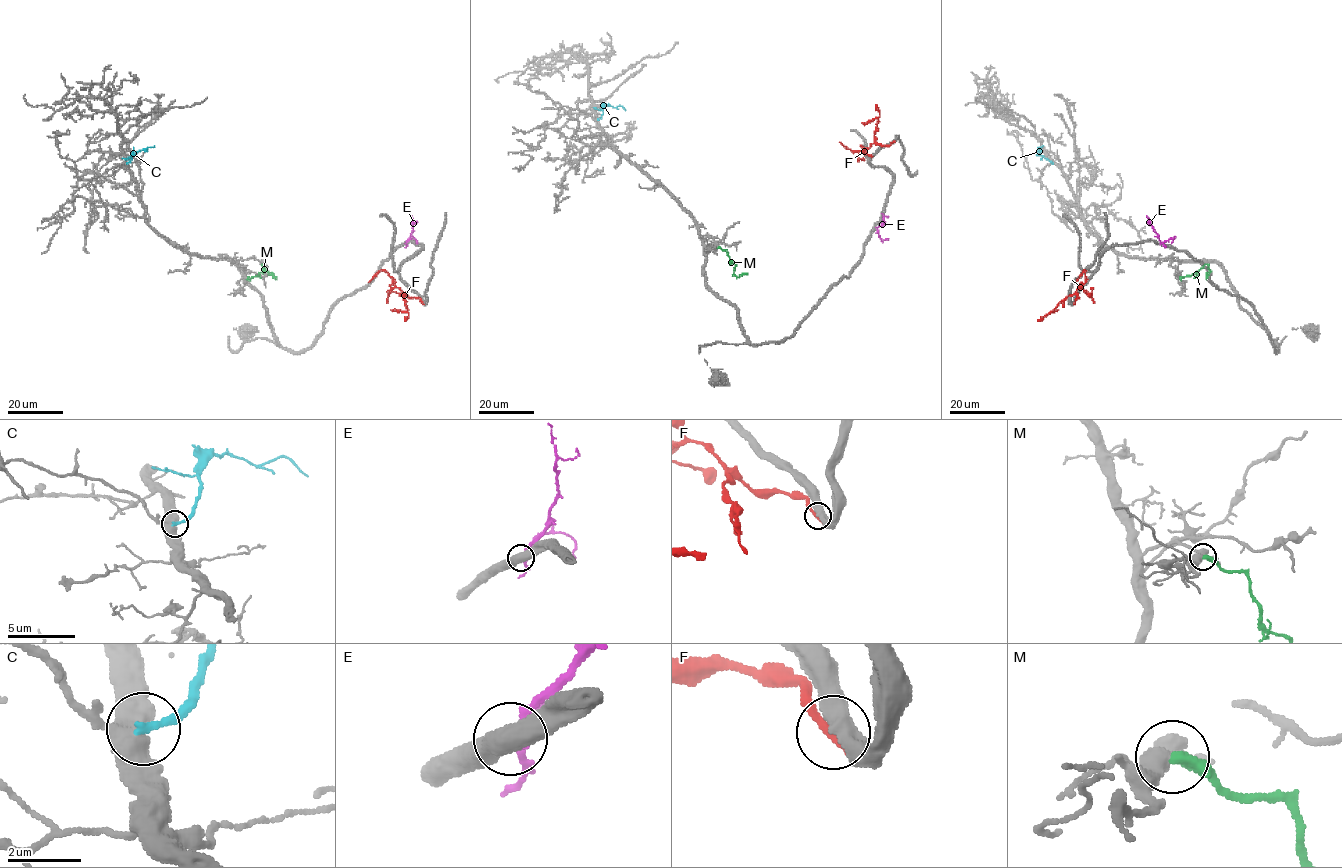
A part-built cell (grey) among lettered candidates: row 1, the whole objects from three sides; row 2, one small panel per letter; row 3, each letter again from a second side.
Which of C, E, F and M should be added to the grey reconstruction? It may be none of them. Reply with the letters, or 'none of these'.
none of these

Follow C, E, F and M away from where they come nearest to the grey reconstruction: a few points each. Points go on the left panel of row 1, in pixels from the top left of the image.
C: (127, 163), (137, 151), (154, 146)
E: (405, 243), (412, 231), (410, 215)
F: (422, 302), (396, 286), (385, 271), (380, 270), (369, 282)
M: (247, 278), (264, 270), (262, 264), (276, 279)

